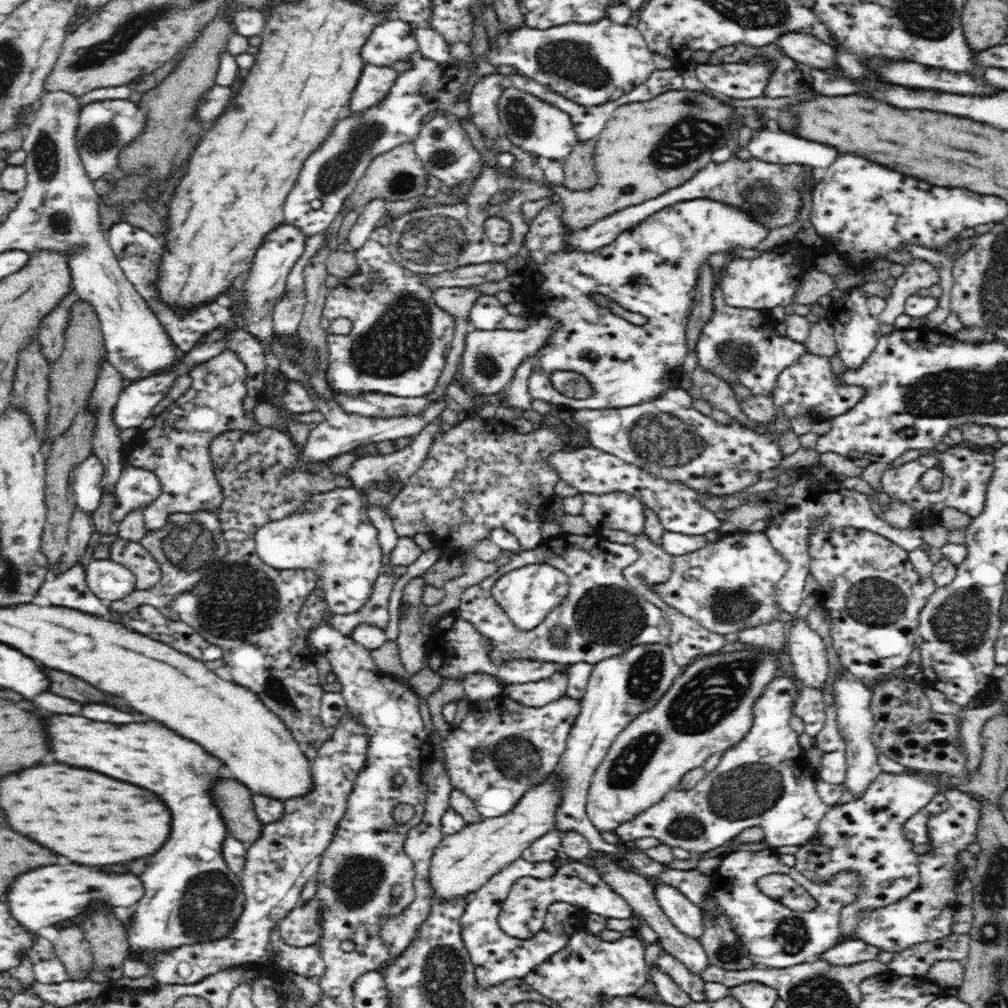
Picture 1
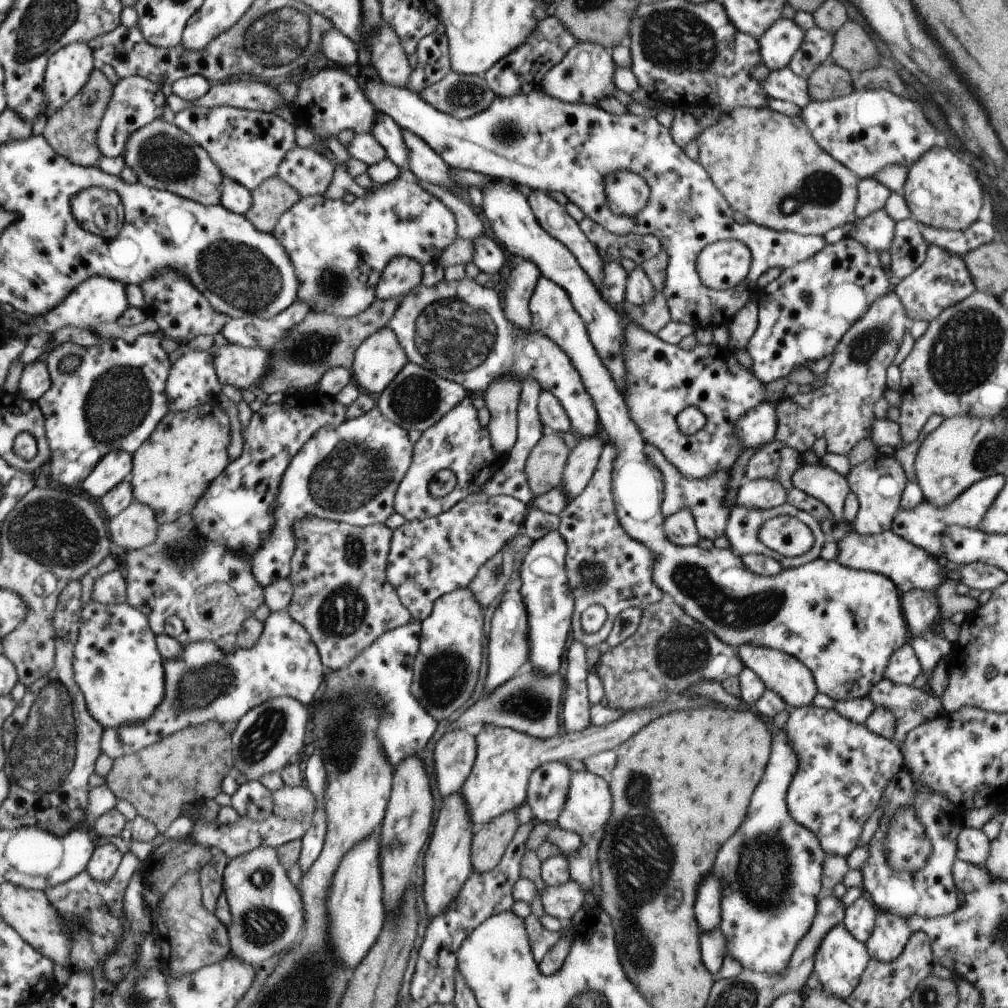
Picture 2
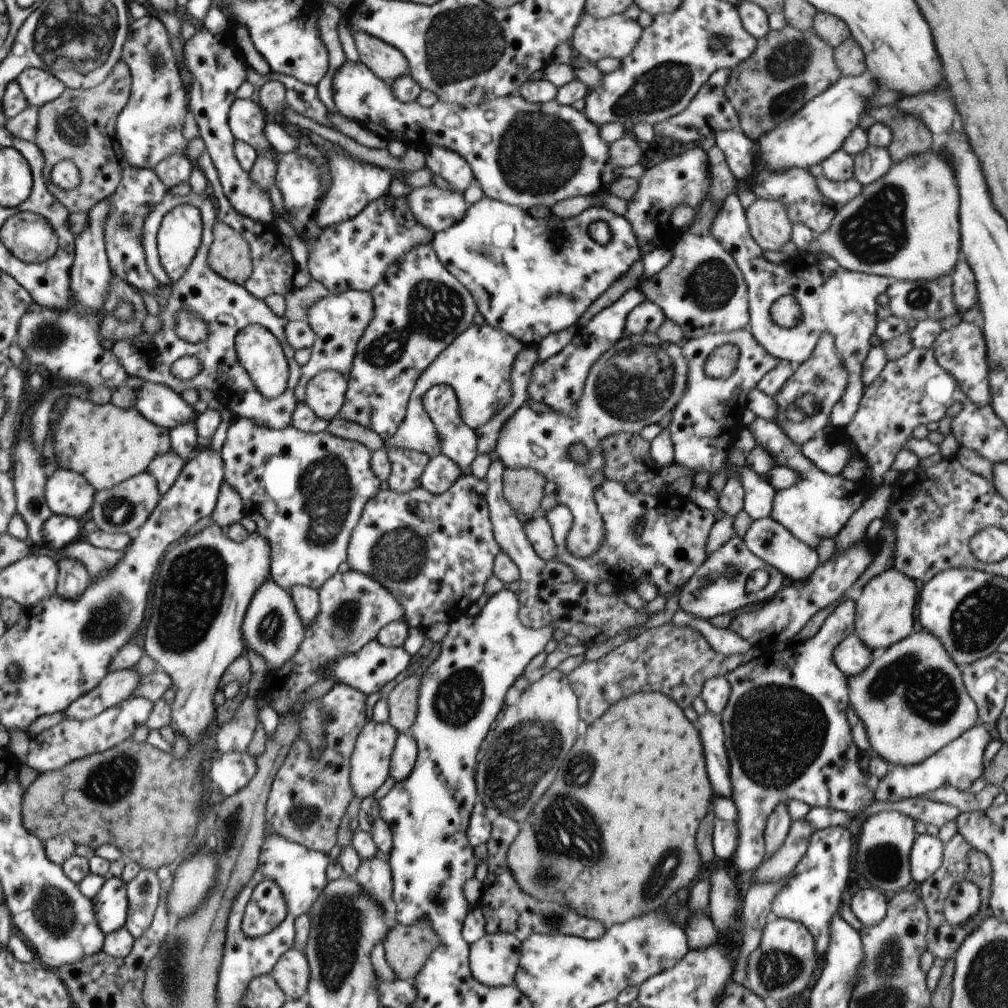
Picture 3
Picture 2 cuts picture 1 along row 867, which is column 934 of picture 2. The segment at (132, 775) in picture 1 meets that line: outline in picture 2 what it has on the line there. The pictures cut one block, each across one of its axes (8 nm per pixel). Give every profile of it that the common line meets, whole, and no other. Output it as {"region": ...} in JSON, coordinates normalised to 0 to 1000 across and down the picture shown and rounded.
{"region":[[[926,145],[924,151],[918,151],[899,171],[899,179],[893,190],[903,215],[909,221],[917,224],[937,228],[955,228],[959,226],[971,212],[973,206],[973,185],[969,177],[963,173],[961,163],[957,163],[949,153],[945,153],[939,147]]]}

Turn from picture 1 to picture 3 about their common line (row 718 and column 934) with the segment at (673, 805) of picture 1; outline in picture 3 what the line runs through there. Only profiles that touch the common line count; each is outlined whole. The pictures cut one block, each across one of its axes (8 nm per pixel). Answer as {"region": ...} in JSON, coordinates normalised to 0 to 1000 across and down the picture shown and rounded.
{"region":[[[969,716],[961,724],[954,726],[947,734],[936,739],[930,746],[913,757],[885,760],[878,770],[871,774],[869,782],[865,786],[867,792],[878,797],[890,796],[892,793],[912,791],[914,788],[924,786],[938,778],[953,786],[960,785],[964,776],[973,770],[976,762],[974,759],[975,747],[979,737],[984,733],[978,722],[978,719]]]}

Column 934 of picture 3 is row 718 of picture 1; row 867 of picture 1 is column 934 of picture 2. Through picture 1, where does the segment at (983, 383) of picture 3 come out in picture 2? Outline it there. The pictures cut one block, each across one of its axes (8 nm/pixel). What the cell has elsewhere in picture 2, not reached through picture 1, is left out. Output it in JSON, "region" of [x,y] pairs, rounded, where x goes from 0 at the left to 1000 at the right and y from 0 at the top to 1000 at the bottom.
{"region":[[[927,243],[919,246],[918,257],[898,277],[886,286],[899,315],[905,318],[916,317],[922,320],[938,307],[950,302],[959,294],[968,290],[963,276],[955,263],[954,256],[939,251],[937,247]]]}

